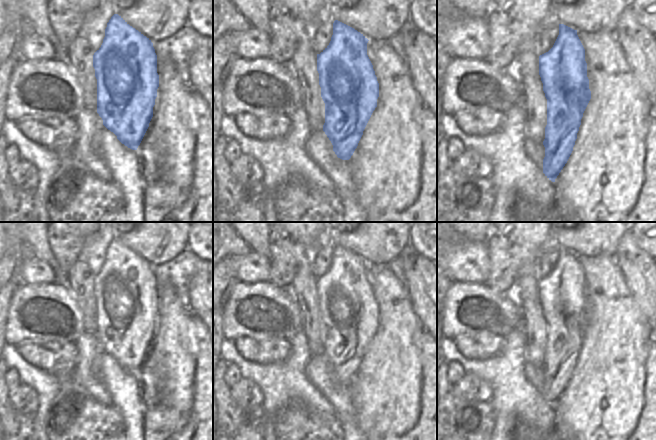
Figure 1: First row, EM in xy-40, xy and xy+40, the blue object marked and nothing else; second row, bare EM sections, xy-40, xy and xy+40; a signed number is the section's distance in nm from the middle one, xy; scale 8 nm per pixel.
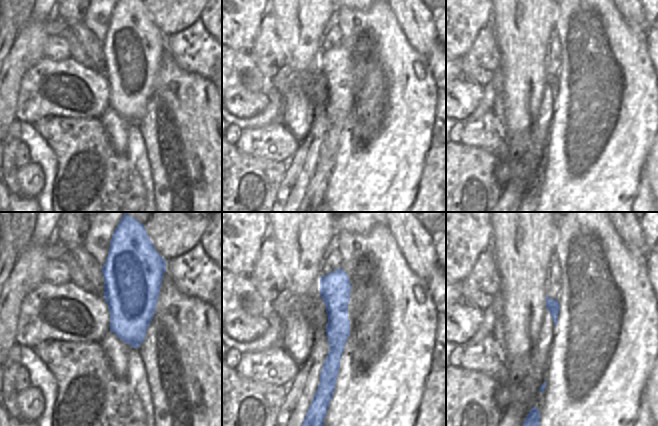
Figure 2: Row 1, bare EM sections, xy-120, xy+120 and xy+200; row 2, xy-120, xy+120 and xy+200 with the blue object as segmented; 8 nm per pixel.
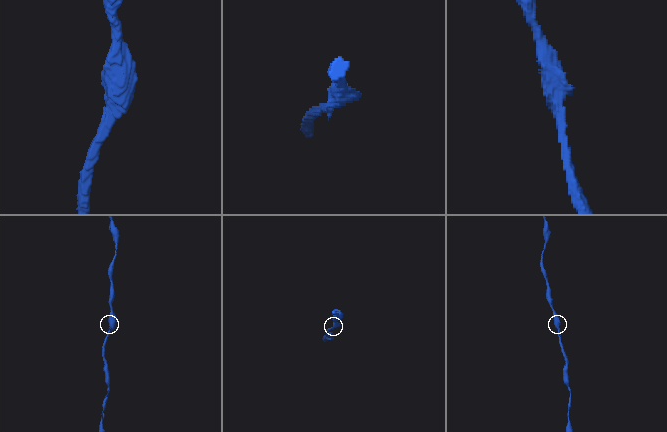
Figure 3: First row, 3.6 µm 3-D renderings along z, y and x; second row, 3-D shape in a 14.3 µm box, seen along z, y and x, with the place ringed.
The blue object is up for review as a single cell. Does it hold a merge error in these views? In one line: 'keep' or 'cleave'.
keep

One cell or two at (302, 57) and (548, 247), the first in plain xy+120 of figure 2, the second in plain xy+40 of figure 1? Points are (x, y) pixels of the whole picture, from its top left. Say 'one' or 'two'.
two

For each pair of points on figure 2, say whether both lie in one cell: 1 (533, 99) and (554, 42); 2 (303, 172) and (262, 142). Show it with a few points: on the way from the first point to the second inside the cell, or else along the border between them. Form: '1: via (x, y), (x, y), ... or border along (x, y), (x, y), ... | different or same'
1: border along (547, 59), (546, 70) | different
2: border along (299, 142), (298, 148), (286, 164) | different

